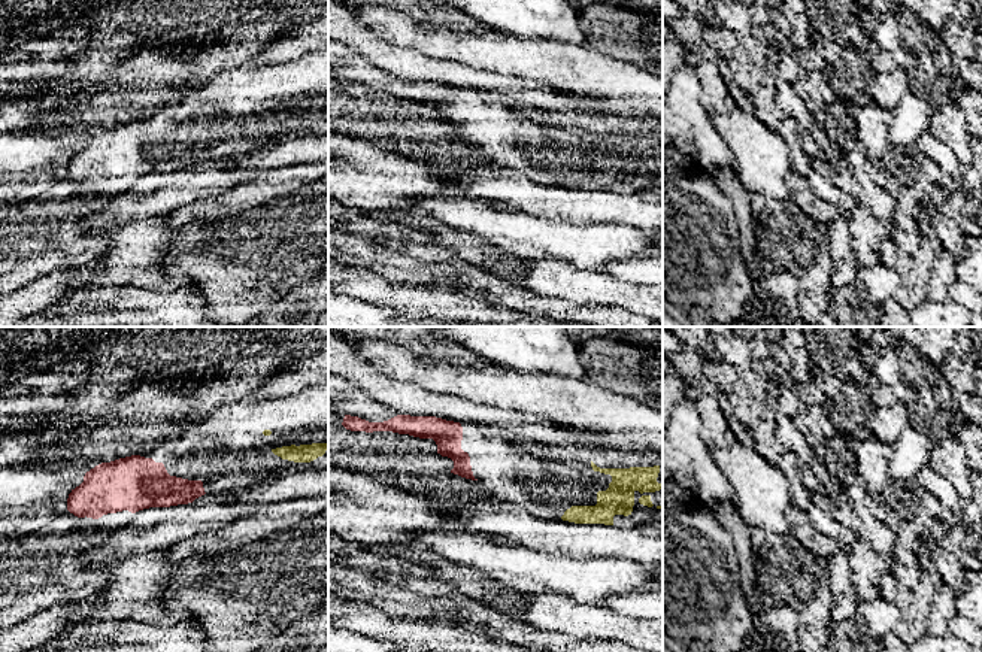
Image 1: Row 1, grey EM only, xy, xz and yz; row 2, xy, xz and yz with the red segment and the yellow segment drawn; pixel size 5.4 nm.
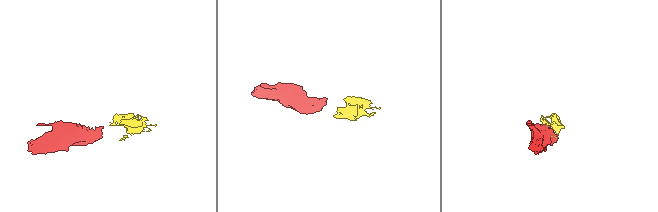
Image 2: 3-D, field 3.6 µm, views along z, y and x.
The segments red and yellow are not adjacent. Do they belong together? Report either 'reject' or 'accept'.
accept

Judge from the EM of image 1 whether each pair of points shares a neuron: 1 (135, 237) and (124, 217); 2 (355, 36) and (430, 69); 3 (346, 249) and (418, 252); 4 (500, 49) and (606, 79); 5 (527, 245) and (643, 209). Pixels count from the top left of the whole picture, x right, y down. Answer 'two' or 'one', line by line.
1: two
2: one
3: one
4: one
5: two

